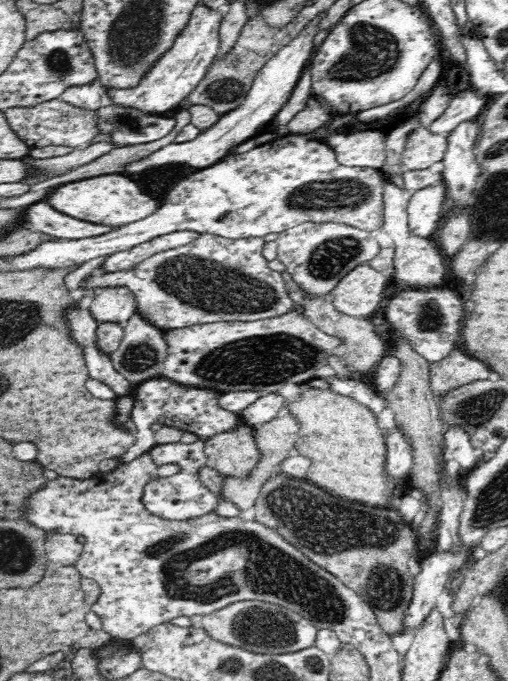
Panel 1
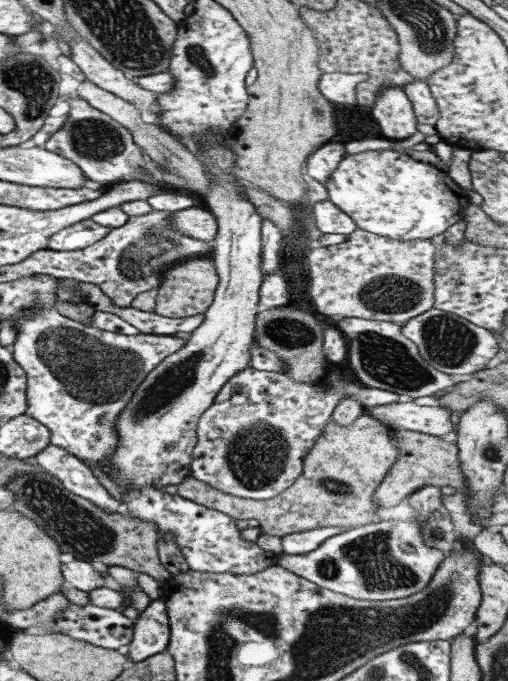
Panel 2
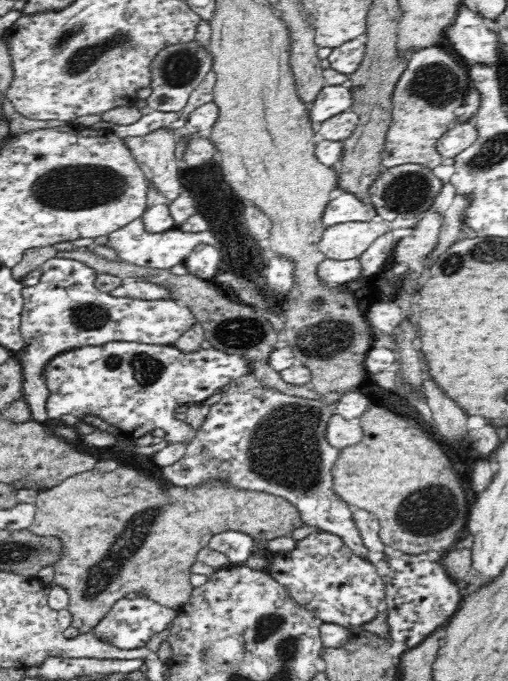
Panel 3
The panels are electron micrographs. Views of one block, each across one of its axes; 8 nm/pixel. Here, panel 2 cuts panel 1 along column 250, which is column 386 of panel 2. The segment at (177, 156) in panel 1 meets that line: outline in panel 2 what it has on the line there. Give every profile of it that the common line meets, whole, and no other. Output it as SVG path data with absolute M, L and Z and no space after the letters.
M390 85L382 89L371 107L382 136L390 141L404 141L416 131L417 118L404 89Z

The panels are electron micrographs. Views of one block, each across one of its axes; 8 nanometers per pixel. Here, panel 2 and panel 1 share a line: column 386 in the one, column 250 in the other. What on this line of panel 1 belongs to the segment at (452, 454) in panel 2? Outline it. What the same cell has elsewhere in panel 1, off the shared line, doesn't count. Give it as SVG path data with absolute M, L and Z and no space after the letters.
M285 411L275 420L257 426L255 431L255 441L260 453L259 461L255 464L254 470L245 477L226 476L223 479L220 498L236 504L241 510L248 510L254 507L258 496L261 494L261 488L264 482L274 477L278 471L281 462L288 458L288 452L295 447L300 424L293 417L293 414Z

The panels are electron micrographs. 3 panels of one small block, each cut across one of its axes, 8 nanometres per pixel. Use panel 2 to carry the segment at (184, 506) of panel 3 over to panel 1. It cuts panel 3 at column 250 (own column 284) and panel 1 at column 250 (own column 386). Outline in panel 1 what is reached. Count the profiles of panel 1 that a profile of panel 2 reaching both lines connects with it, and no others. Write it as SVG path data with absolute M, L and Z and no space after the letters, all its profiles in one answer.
M241 422L234 431L205 440L206 465L224 477L248 476L260 458L255 429Z

